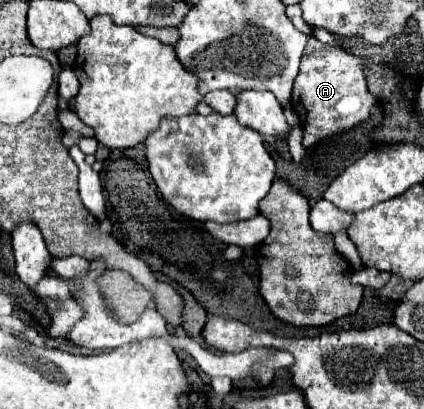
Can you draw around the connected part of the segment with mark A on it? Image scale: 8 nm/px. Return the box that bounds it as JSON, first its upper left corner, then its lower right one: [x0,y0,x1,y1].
[291,36,377,148]

